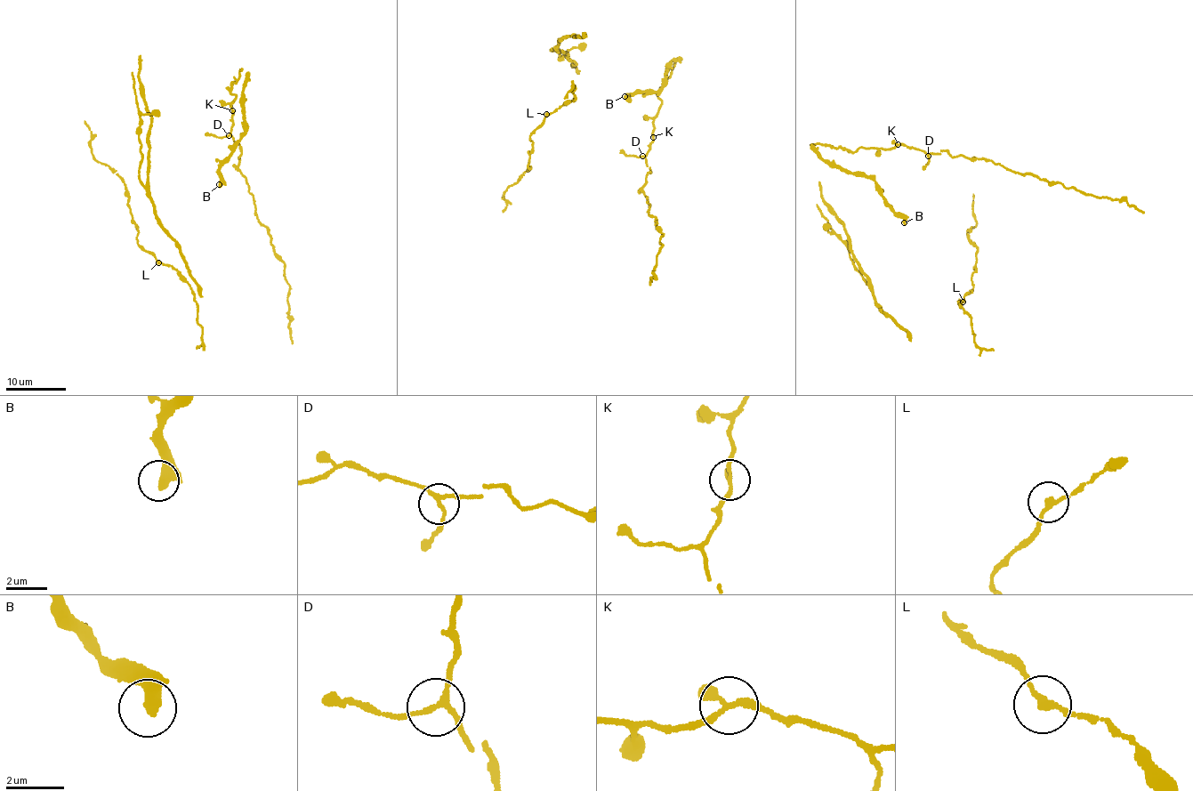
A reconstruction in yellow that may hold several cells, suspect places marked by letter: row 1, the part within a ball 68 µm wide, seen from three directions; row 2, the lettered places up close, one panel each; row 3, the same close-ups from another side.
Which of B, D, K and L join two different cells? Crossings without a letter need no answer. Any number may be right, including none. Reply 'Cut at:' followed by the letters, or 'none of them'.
Cut at: none of them

